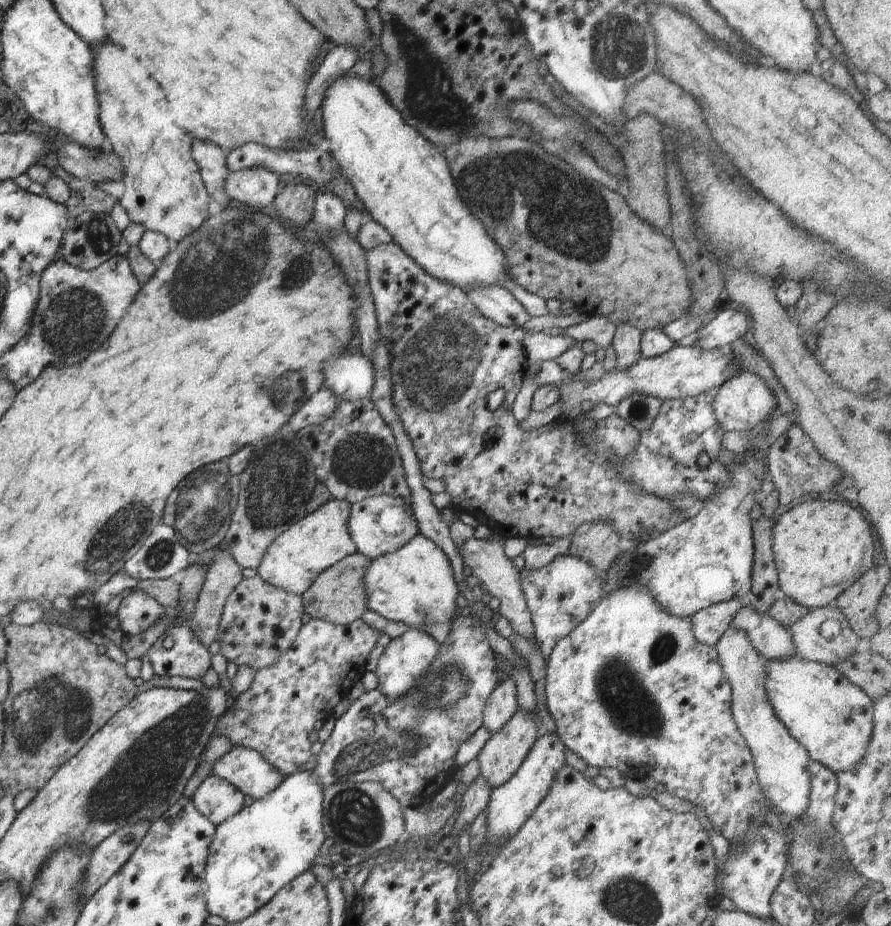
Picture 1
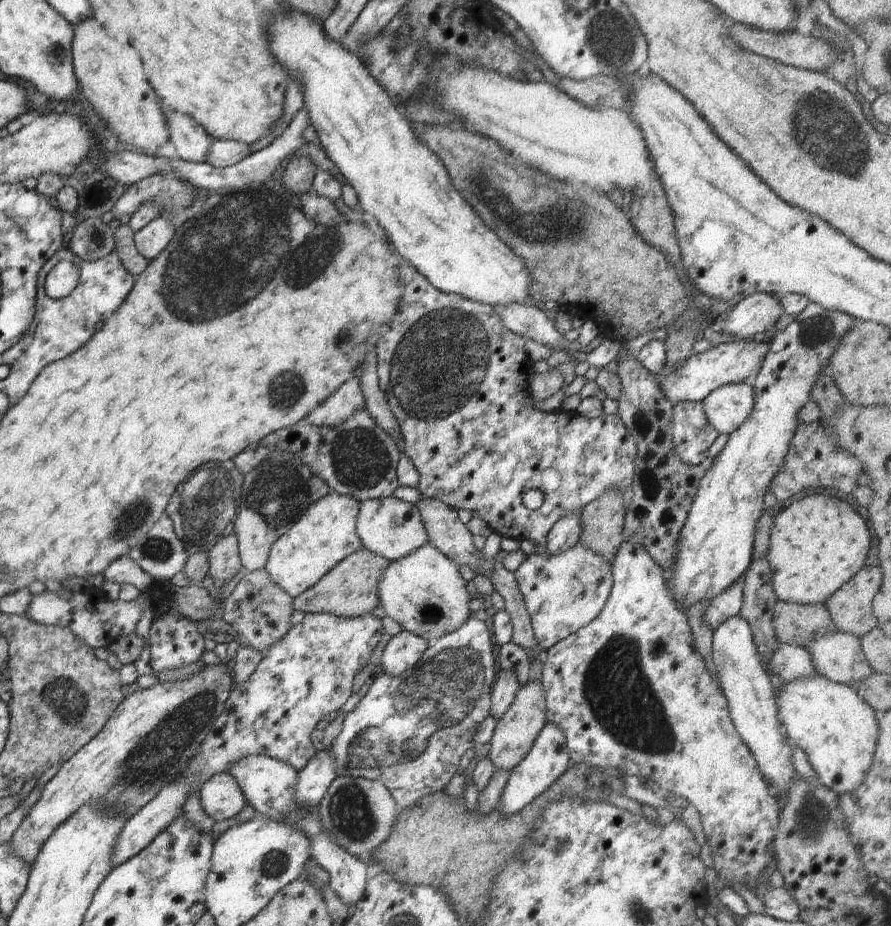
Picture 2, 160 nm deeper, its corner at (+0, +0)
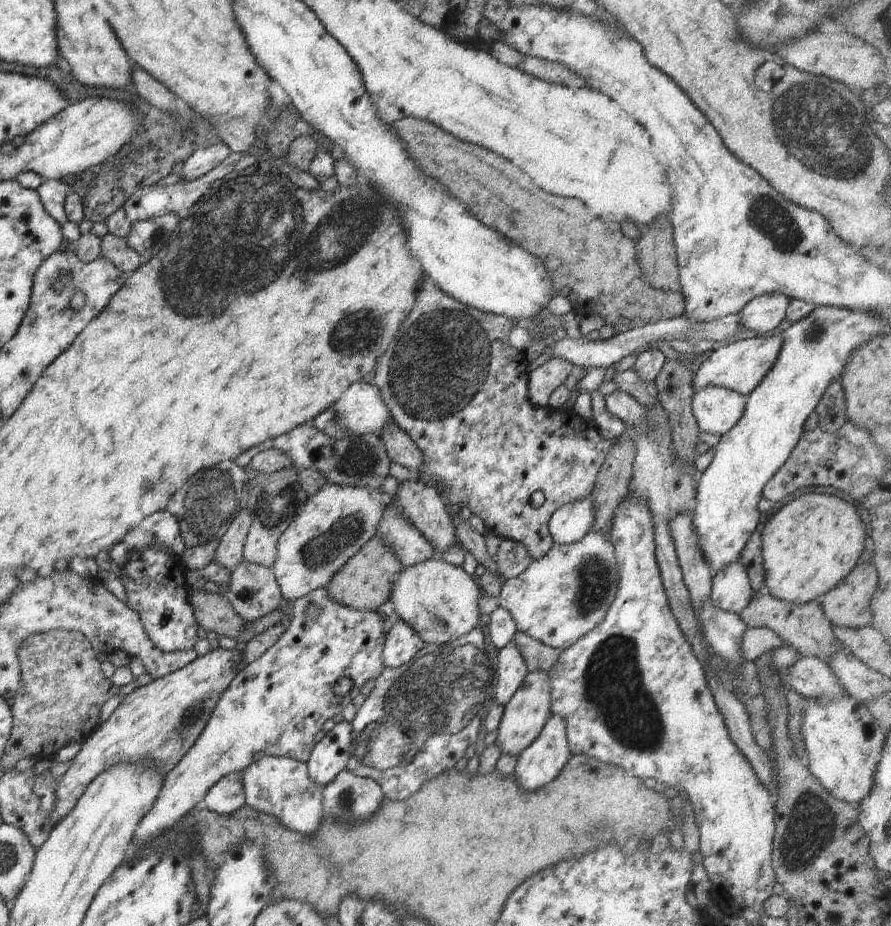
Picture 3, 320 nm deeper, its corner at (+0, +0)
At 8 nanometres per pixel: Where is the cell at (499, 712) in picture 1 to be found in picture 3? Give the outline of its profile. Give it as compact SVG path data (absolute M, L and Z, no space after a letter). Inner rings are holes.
M512 640L496 651L498 665L495 669L495 702L504 706L522 684L528 669L521 650Z

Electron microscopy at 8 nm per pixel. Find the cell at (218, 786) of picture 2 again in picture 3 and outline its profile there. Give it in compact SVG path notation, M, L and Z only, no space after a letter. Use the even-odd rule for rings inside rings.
M243 772L223 776L208 790L203 806L221 815L231 815L247 804L242 784Z

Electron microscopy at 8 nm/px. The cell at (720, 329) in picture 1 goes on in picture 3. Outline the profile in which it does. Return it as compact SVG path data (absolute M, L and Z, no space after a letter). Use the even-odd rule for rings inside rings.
M781 292L764 293L747 302L739 312L741 324L754 334L772 334L784 320L789 304L789 298Z

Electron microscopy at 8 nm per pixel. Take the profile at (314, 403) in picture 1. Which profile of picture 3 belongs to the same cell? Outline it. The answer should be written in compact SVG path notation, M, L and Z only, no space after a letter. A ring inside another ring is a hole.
M364 380L350 385L334 404L313 418L312 426L329 436L331 440L349 437L351 433L373 434L381 438L383 429L392 420L391 412L380 394L380 389L369 380Z

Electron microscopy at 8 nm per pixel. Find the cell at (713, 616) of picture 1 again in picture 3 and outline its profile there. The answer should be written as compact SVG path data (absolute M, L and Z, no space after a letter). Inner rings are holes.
M739 562L713 573L710 600L715 607L740 614L754 595L749 576Z

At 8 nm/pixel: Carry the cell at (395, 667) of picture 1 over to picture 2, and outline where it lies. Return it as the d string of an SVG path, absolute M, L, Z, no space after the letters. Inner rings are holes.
M401 630L391 636L381 656L381 665L386 673L399 675L413 667L424 655L429 643L417 634Z

